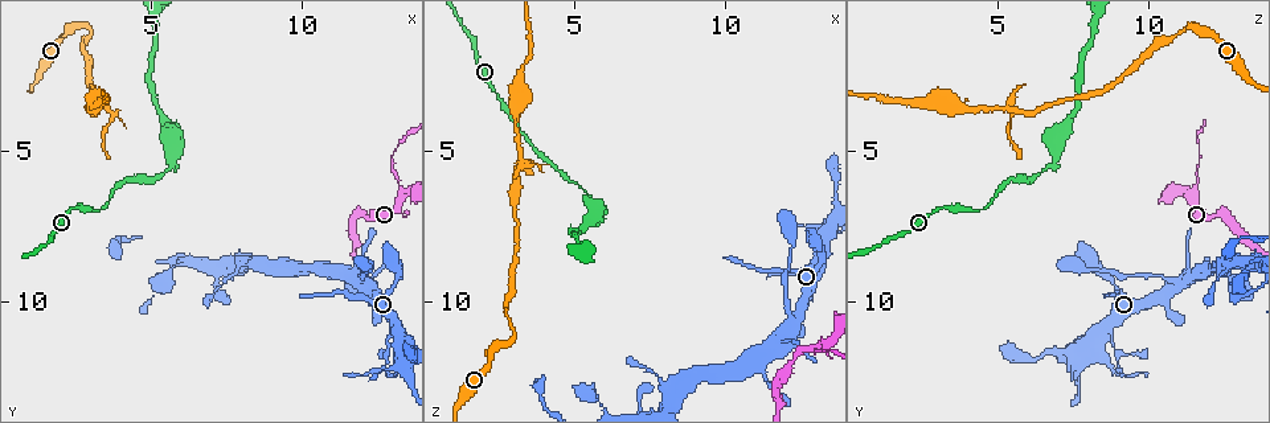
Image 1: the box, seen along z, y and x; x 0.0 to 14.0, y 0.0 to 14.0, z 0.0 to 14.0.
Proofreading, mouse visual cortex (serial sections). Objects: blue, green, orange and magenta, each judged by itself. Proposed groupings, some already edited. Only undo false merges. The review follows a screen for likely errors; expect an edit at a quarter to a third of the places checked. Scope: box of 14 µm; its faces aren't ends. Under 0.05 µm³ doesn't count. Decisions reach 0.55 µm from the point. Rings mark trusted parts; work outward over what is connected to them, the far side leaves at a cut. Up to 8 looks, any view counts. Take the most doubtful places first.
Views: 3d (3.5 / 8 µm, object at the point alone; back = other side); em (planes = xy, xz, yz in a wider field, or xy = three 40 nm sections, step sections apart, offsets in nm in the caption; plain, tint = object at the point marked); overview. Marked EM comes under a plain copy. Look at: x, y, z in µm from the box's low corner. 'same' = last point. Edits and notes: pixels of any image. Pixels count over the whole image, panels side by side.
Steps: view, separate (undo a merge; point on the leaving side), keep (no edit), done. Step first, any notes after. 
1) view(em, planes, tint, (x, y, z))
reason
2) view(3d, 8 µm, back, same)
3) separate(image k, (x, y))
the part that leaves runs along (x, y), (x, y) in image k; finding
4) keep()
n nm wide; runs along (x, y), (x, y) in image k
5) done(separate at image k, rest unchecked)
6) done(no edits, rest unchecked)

view(3d, 3.5 µm, (13.1, 5.8, 11.6))
calibre changes

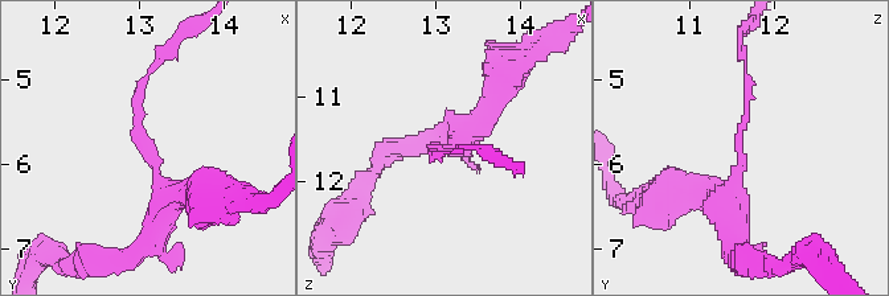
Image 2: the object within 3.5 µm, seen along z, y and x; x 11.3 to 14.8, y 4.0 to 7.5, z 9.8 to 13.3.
separate(image 2, (138, 122))
the part that leaves runs along (158, 171), (134, 134), (138, 94), (163, 57) in image 2; a second cell is stuck on

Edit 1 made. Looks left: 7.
view(overview)

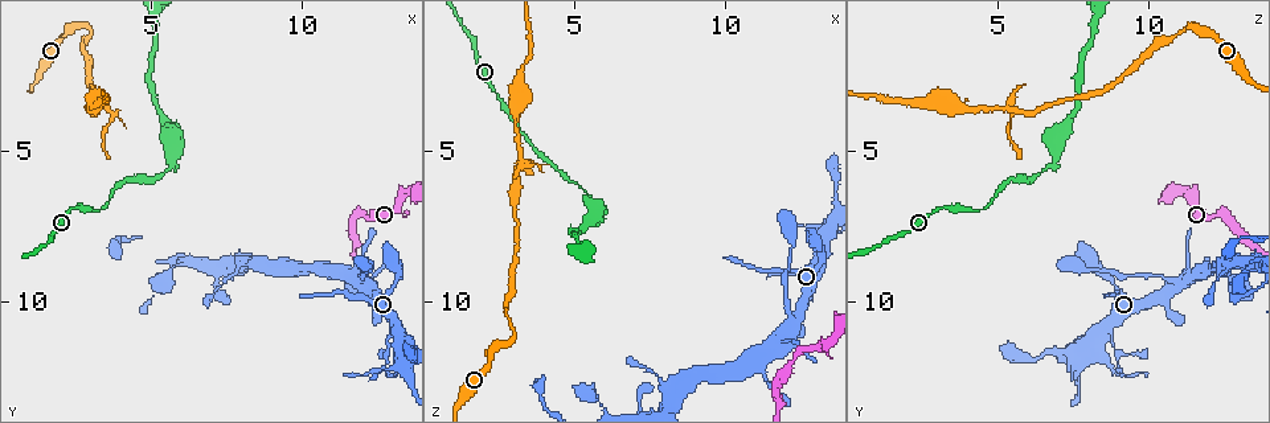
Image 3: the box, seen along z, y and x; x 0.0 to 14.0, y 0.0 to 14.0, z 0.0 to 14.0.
view(3d, 8 µm, back, (2.9, 0.8, 11.3))
sharp bend

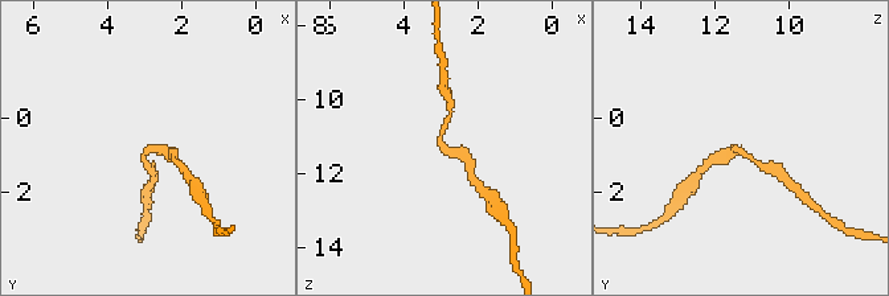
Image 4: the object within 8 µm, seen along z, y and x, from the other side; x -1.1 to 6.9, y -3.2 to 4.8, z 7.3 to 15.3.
view(3d, 3.5 µm, (2.9, 0.9, 11.3))
zoom in

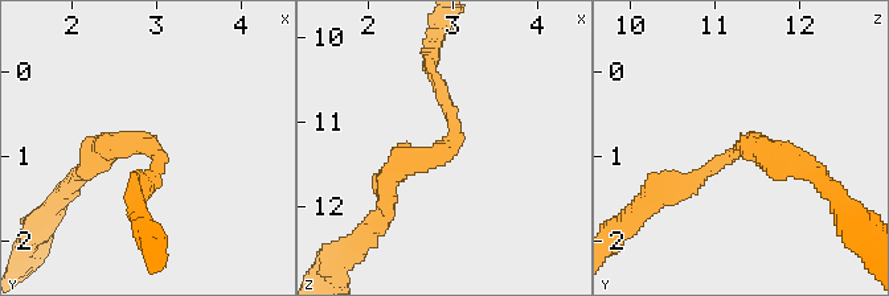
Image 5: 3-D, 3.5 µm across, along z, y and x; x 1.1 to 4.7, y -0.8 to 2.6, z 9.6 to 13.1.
view(em, xy, step 3, tint, (2.95, 0.90, 11.30))
arms of 200, 300 nm

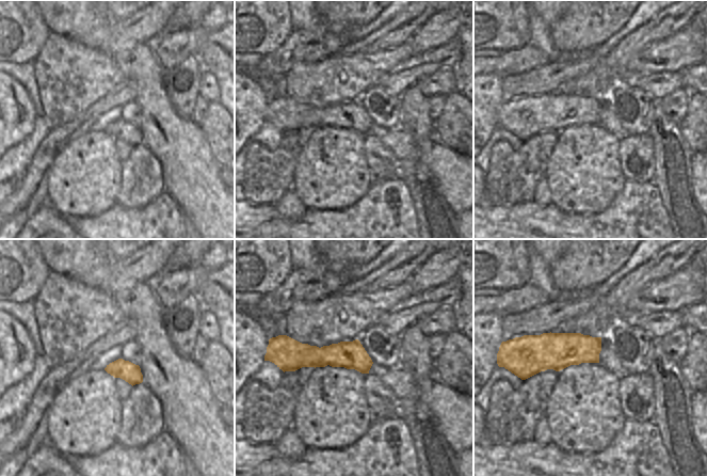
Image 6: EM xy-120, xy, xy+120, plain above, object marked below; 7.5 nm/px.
keep()
runs along (284, 350), (353, 355), (369, 363) in image 6; one cell here

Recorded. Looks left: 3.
view(3d, 8 µm, (3.2, 3.6, 5.3))
a fork

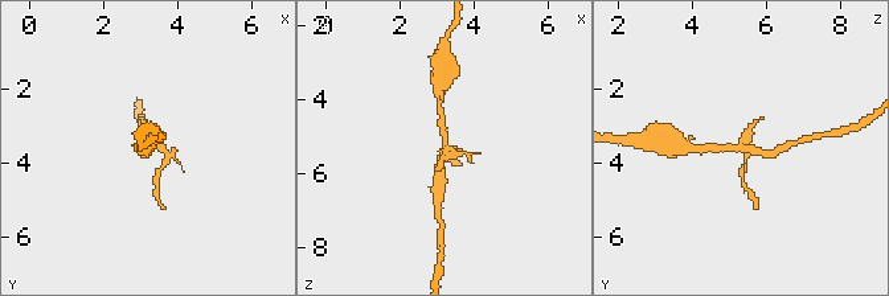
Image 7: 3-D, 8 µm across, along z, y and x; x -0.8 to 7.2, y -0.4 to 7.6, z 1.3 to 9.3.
view(3d, 3.5 µm, (3.2, 3.6, 5.3))

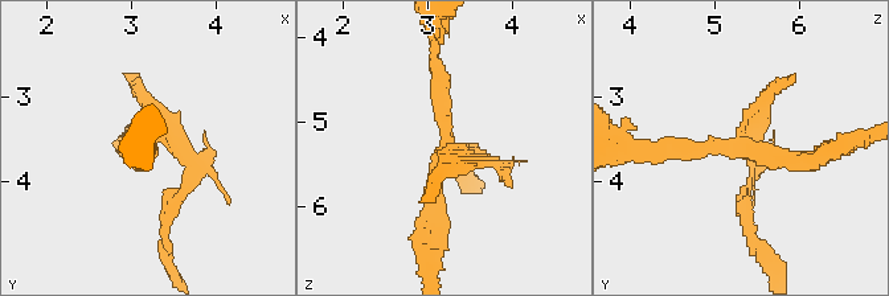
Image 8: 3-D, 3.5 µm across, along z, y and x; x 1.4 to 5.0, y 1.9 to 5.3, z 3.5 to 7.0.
view(em, xy, step 1, tint, (3.20, 3.55, 5.25))
need the tissue

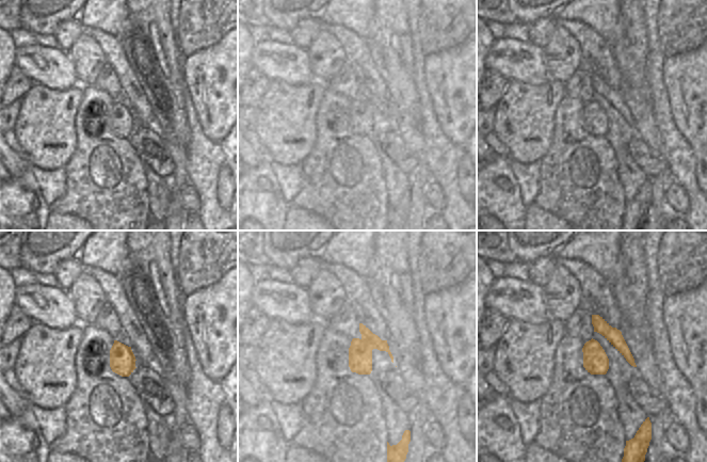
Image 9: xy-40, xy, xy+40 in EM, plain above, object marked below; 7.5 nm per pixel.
separate(image 8, (447, 172))
the part that leaves runs along (159, 138), (196, 161), (163, 235) in image 8; two cells meet here

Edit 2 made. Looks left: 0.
done(separate at image 2, separate at image 8, rest unchecked)

